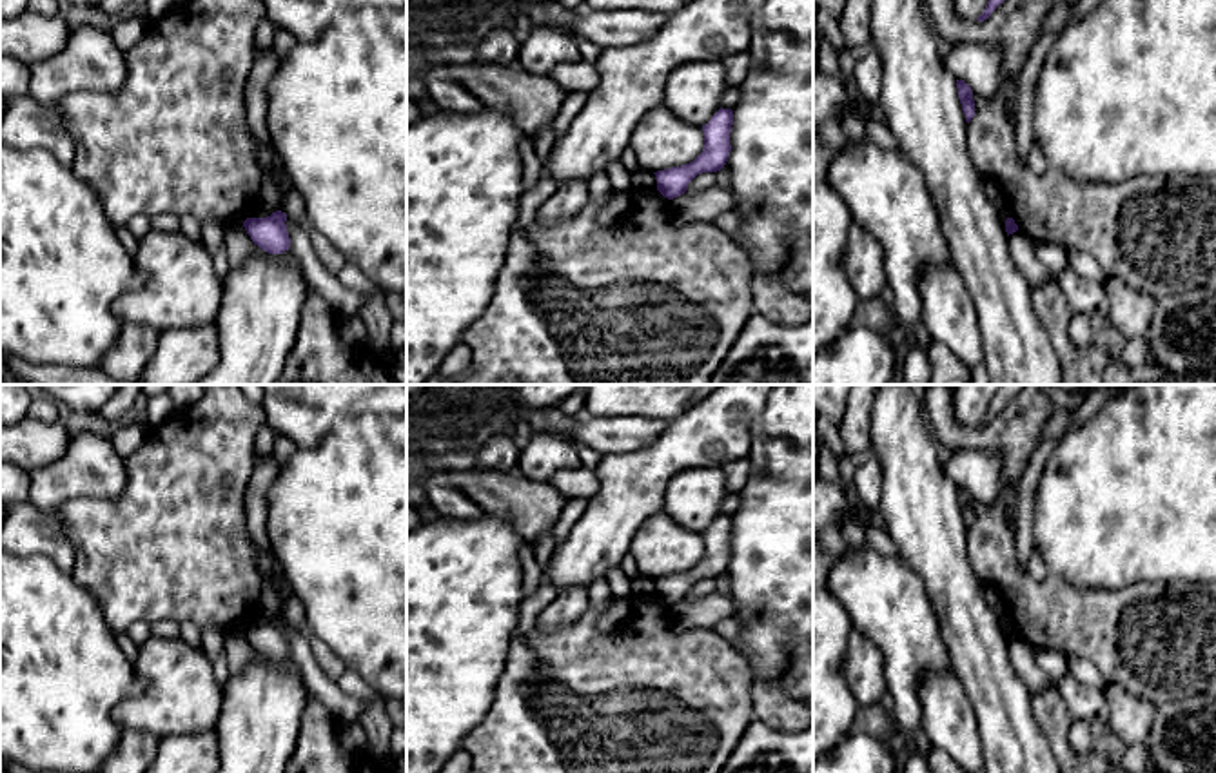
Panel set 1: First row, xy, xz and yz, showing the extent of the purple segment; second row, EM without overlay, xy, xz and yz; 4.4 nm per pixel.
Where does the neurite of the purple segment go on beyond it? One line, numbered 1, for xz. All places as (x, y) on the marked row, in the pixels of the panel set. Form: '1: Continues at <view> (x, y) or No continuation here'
1: No continuation here

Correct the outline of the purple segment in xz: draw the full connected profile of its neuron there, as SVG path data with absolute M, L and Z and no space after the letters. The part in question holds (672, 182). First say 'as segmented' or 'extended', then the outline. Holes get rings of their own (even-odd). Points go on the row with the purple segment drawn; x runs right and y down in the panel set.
as segmented; M719 109L711 120L702 125L704 132L704 149L702 152L690 163L681 167L672 167L664 171L657 171L657 191L673 200L686 192L688 183L702 172L717 172L721 171L730 156L730 132L733 125L733 111L731 109Z

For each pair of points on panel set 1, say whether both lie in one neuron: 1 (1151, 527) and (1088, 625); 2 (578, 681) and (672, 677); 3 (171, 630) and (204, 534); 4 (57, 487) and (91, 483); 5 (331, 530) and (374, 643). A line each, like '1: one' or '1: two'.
1: two
2: one
3: two
4: one
5: one

